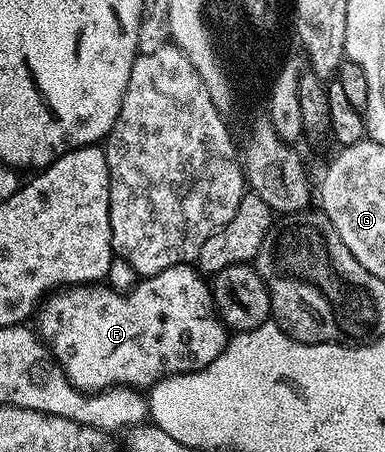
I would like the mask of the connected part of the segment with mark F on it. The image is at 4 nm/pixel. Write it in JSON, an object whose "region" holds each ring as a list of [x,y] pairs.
{"region":[[[193,264],[168,267],[151,277],[143,277],[129,293],[117,293],[115,289],[110,288],[105,283],[79,283],[59,288],[57,291],[51,292],[41,302],[36,313],[37,316],[36,332],[38,336],[42,338],[46,348],[50,350],[50,354],[54,356],[59,367],[65,371],[67,379],[74,384],[75,389],[88,393],[97,393],[103,389],[115,387],[148,391],[157,381],[163,381],[166,377],[175,377],[178,373],[195,373],[197,369],[208,367],[208,363],[215,361],[224,351],[228,340],[228,330],[223,325],[222,318],[219,317],[218,311],[214,307],[214,295],[211,286],[208,284],[207,278]]]}

